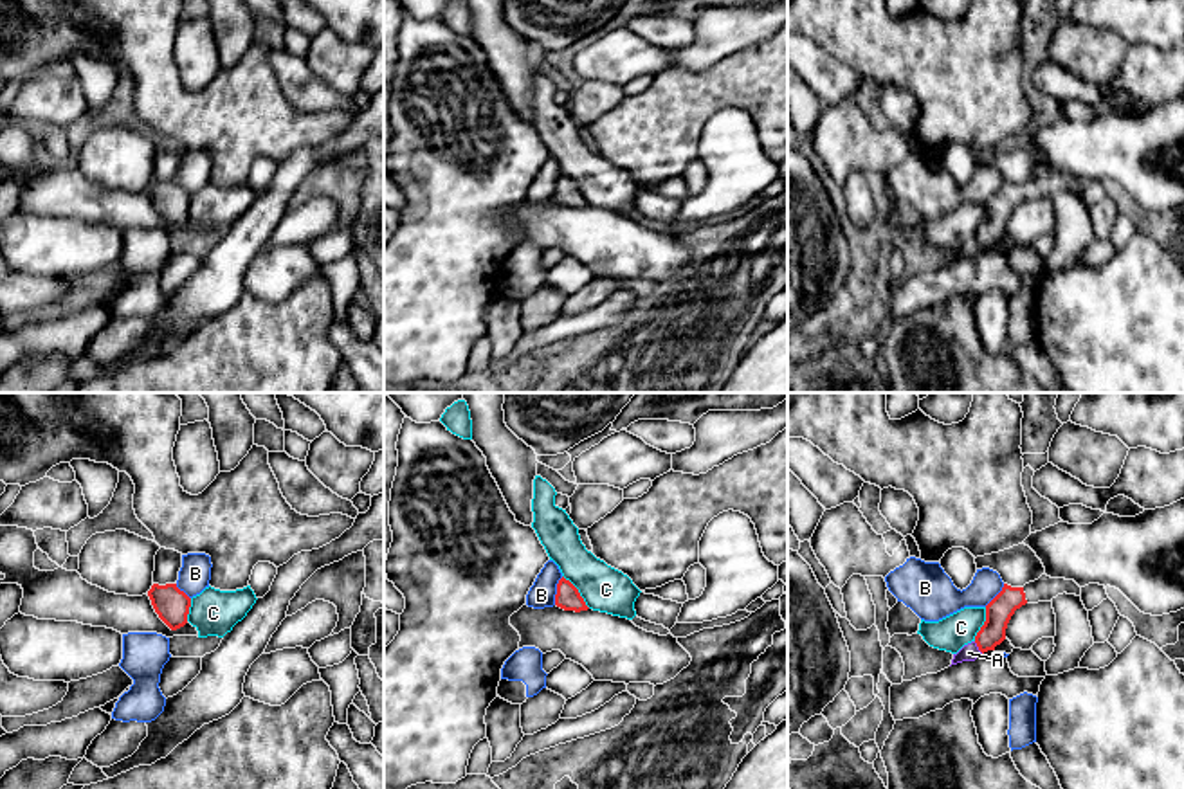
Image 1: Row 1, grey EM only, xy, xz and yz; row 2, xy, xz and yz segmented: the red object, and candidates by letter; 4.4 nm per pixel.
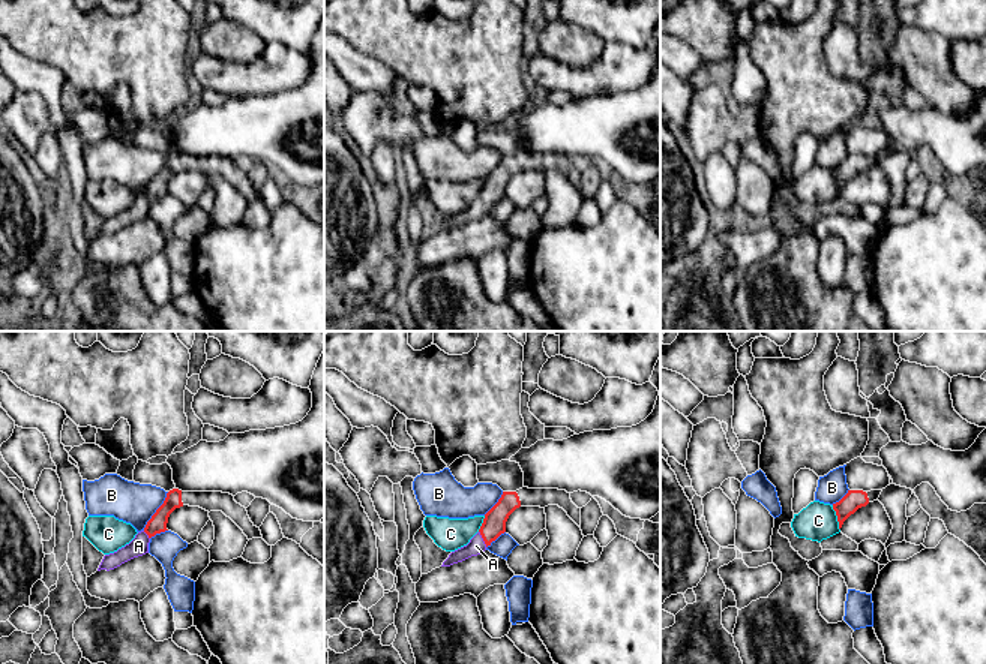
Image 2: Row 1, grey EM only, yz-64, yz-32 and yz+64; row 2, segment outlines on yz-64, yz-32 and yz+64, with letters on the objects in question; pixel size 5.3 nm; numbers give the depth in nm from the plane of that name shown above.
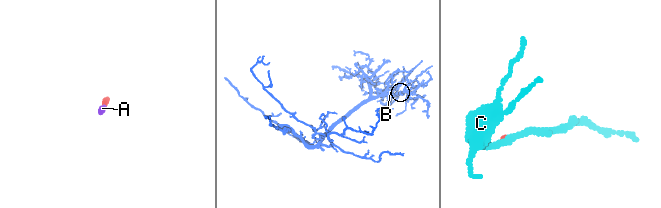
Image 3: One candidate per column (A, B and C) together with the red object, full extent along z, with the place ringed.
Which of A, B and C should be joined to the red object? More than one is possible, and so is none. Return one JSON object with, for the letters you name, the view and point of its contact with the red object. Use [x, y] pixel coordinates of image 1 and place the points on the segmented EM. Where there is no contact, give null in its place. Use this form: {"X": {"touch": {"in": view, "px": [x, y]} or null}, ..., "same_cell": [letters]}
{"A": {"touch": {"in": "yz", "px": [977, 645]}}, "same_cell": ["A"]}

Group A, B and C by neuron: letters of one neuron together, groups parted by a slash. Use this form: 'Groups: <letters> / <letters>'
Groups: A / B / C

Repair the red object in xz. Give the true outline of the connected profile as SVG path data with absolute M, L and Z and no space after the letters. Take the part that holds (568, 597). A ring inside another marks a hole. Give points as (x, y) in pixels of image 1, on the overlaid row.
M564 576L557 584L555 605L564 611L587 611L584 598L580 596L578 589L566 580Z

